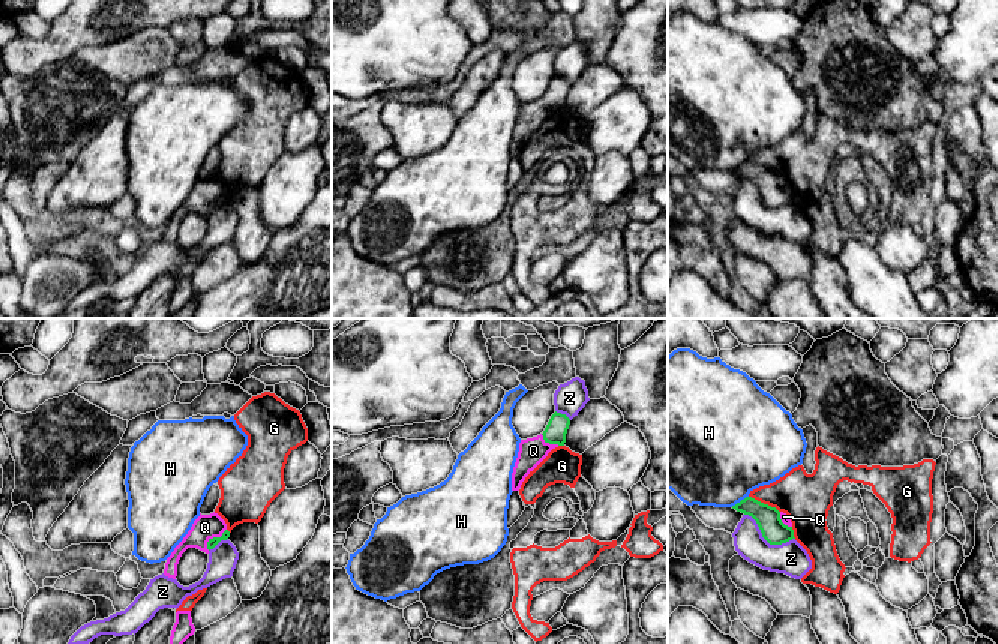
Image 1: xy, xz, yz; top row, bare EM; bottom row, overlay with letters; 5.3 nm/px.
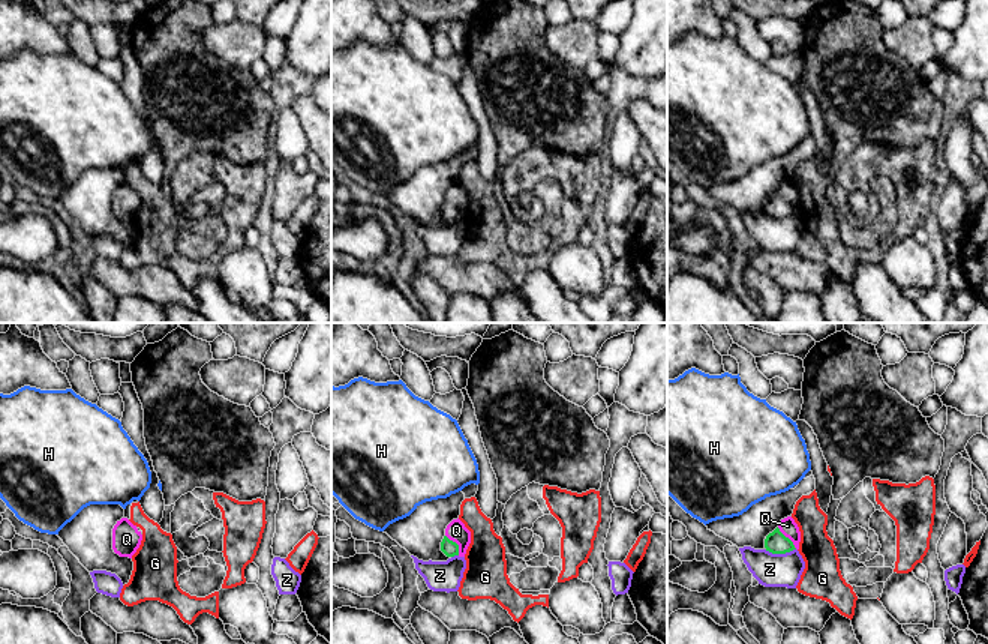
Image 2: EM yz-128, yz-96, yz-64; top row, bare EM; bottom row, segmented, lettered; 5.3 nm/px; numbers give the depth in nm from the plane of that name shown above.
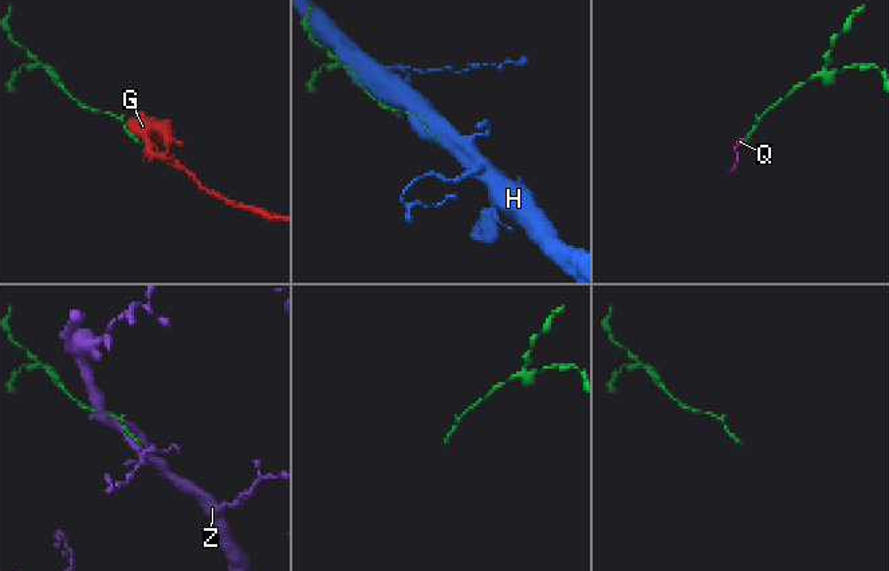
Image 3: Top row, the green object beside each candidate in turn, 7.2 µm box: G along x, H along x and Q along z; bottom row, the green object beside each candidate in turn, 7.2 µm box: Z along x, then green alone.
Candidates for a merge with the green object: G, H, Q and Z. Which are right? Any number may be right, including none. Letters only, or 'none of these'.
Q

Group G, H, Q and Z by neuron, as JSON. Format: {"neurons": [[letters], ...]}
{"neurons": [["G"], ["H"], ["Q"], ["Z"]]}

